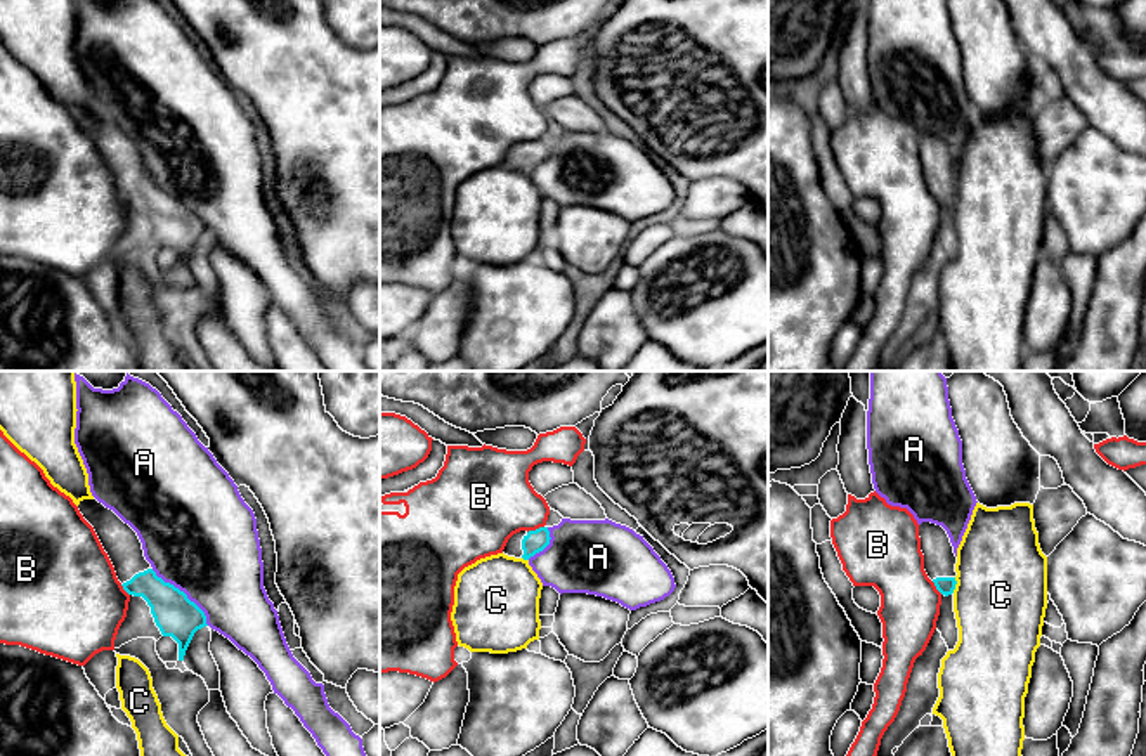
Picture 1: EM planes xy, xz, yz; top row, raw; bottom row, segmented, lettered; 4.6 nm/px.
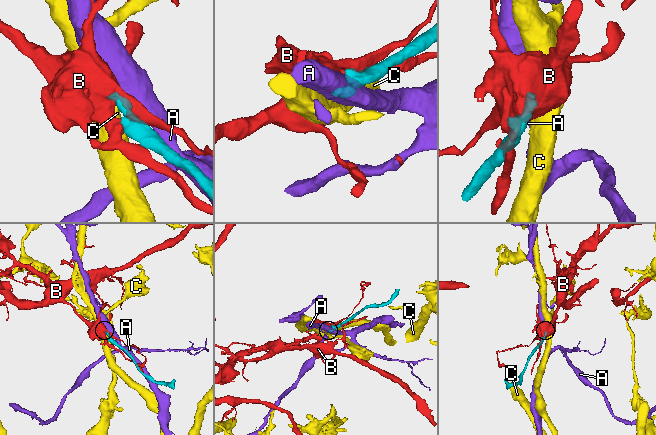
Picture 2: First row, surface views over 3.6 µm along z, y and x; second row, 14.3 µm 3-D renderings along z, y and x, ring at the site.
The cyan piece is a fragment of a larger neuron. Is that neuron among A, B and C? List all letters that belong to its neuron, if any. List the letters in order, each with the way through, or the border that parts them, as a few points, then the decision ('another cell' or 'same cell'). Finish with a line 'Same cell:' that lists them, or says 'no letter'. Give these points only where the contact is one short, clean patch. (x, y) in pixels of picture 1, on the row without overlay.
A: along xy (151, 181), (177, 198), (203, 224), (208, 236) | another cell
B: another cell
C: along yz (956, 189), (952, 203) | another cell
Same cell: no letter

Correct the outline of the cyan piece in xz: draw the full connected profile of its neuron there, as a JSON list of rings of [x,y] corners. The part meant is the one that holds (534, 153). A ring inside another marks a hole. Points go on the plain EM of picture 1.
[[[539,139],[536,142],[520,142],[513,146],[503,165],[515,170],[529,172],[536,165],[543,163],[550,156],[550,142],[548,139]]]

